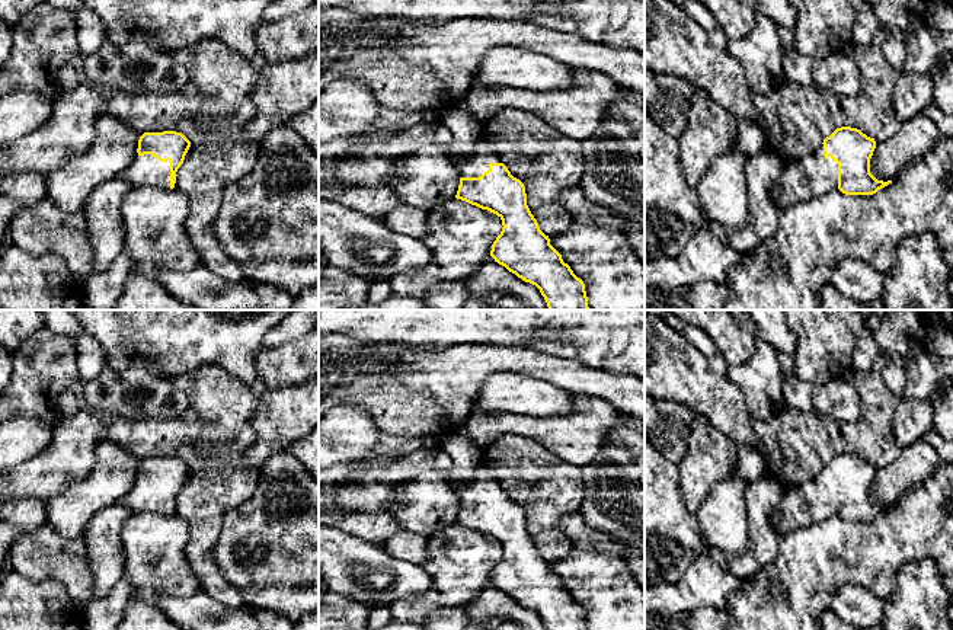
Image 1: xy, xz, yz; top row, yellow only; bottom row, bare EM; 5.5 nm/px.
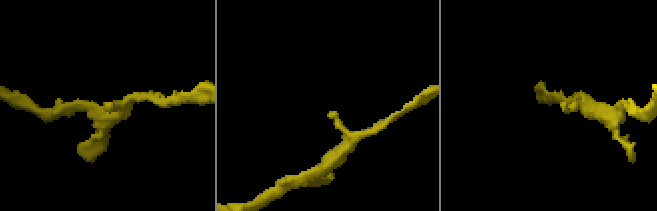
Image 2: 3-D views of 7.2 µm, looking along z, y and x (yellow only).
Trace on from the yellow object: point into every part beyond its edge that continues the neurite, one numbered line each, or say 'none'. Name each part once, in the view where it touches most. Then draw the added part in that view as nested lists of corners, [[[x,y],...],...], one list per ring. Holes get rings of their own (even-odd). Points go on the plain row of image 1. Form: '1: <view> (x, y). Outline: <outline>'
1: xy (146, 496). Outline: [[[135,479],[131,490],[119,501],[131,514],[170,515],[170,487],[160,487],[151,480]]]

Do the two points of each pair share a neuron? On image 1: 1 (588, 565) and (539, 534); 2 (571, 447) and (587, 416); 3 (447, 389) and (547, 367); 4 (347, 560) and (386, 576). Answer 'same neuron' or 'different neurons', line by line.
1: different neurons
2: same neuron
3: same neuron
4: same neuron

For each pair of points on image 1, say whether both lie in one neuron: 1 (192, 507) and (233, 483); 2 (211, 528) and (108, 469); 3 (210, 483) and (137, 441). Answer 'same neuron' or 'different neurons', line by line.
1: same neuron
2: different neurons
3: same neuron

